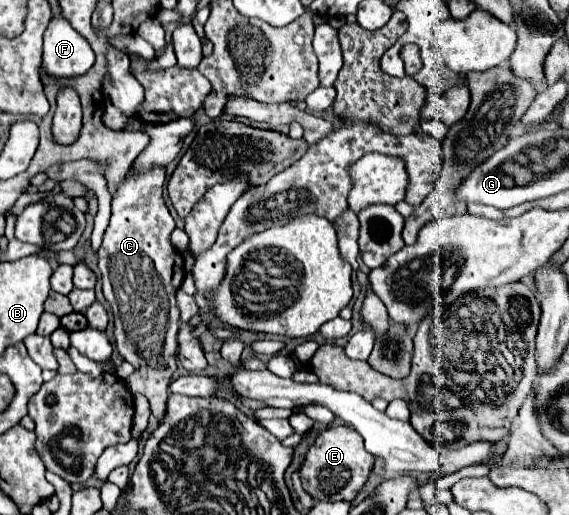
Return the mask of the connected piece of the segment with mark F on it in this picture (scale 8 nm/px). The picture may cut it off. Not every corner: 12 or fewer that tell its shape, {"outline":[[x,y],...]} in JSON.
{"outline":[[64,17],[44,33],[42,69],[52,79],[84,75],[90,43]]}

